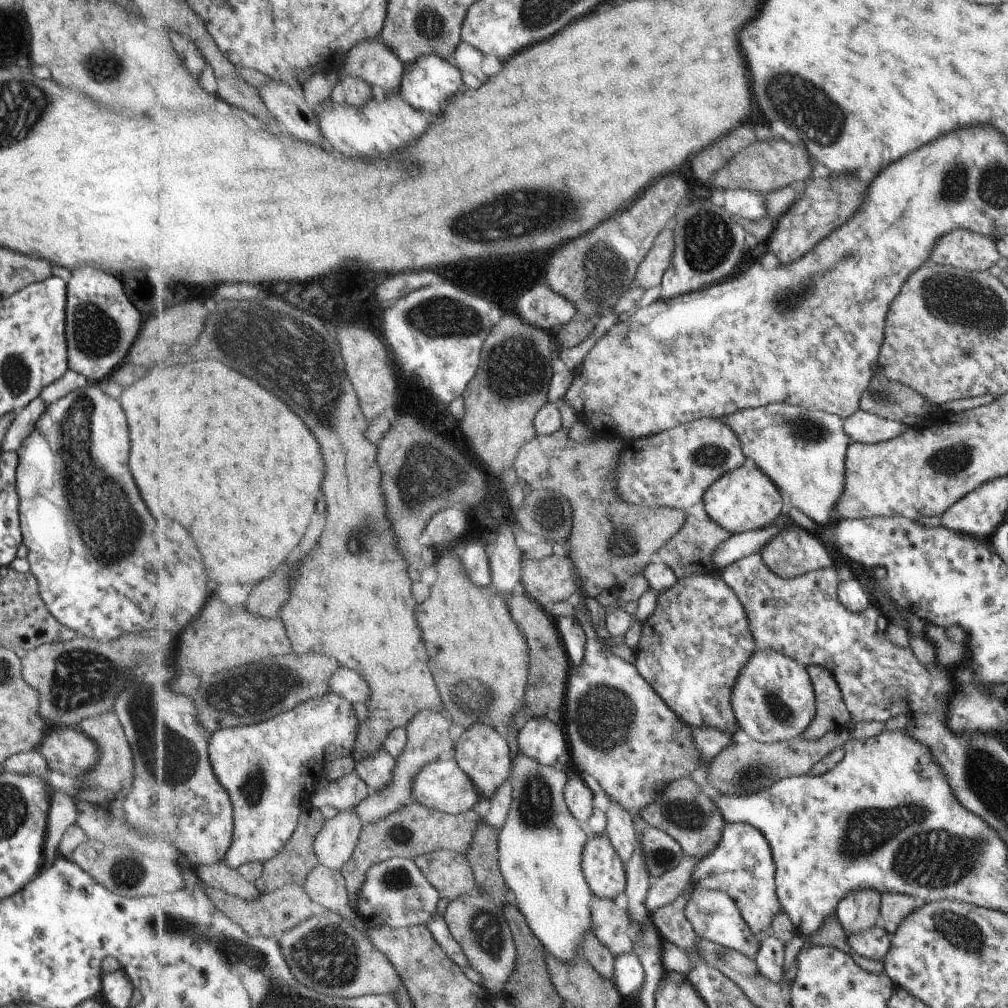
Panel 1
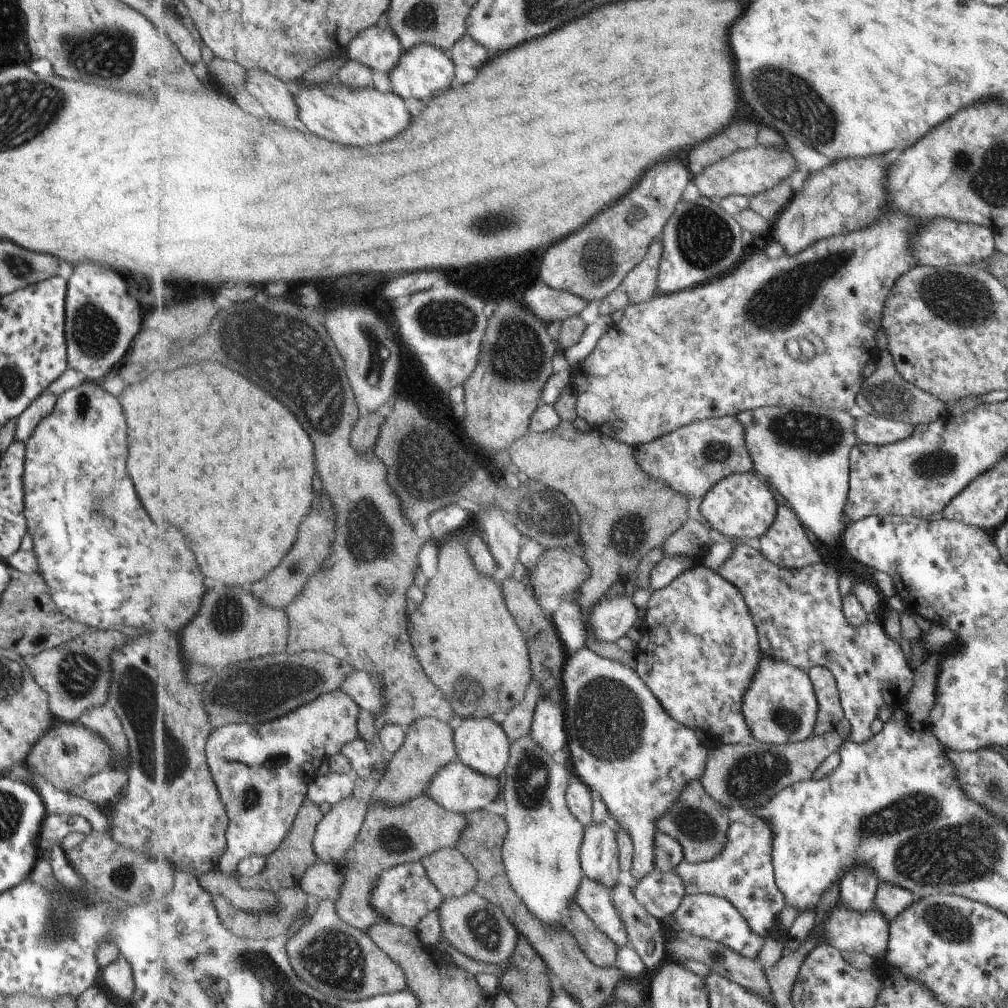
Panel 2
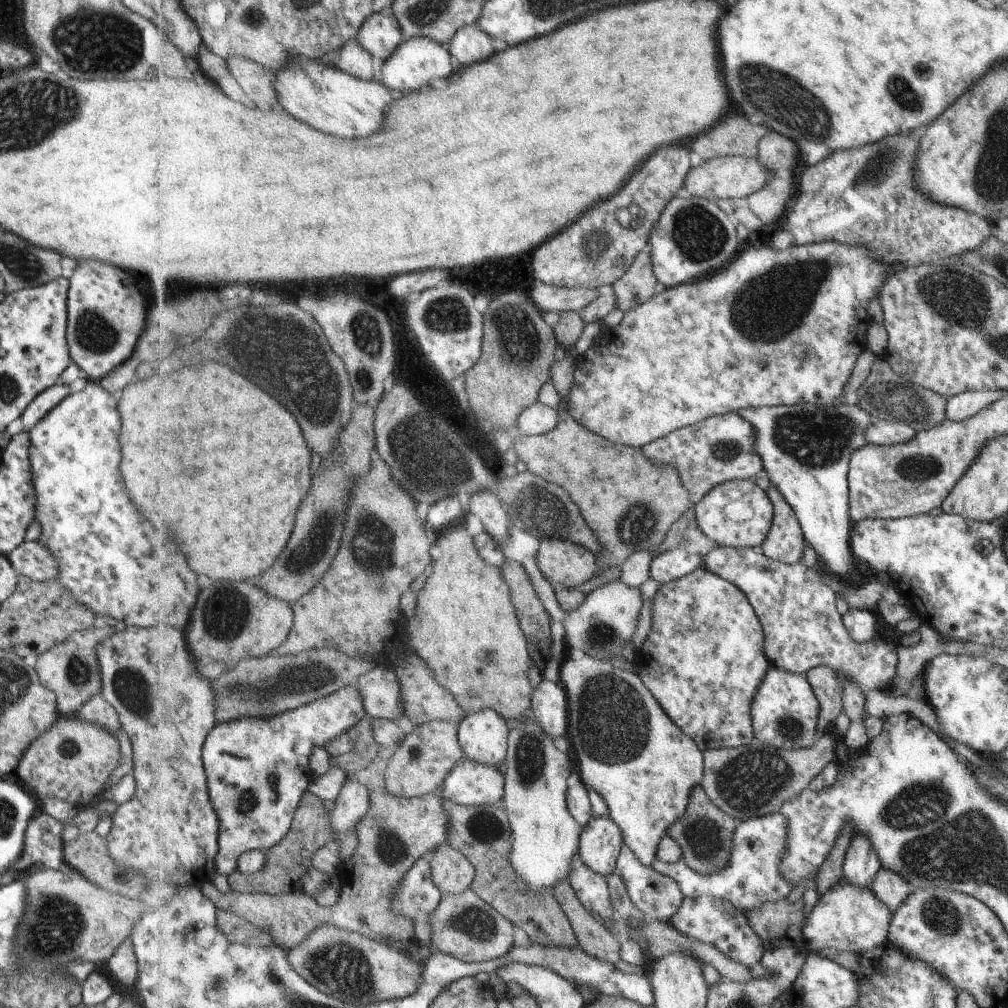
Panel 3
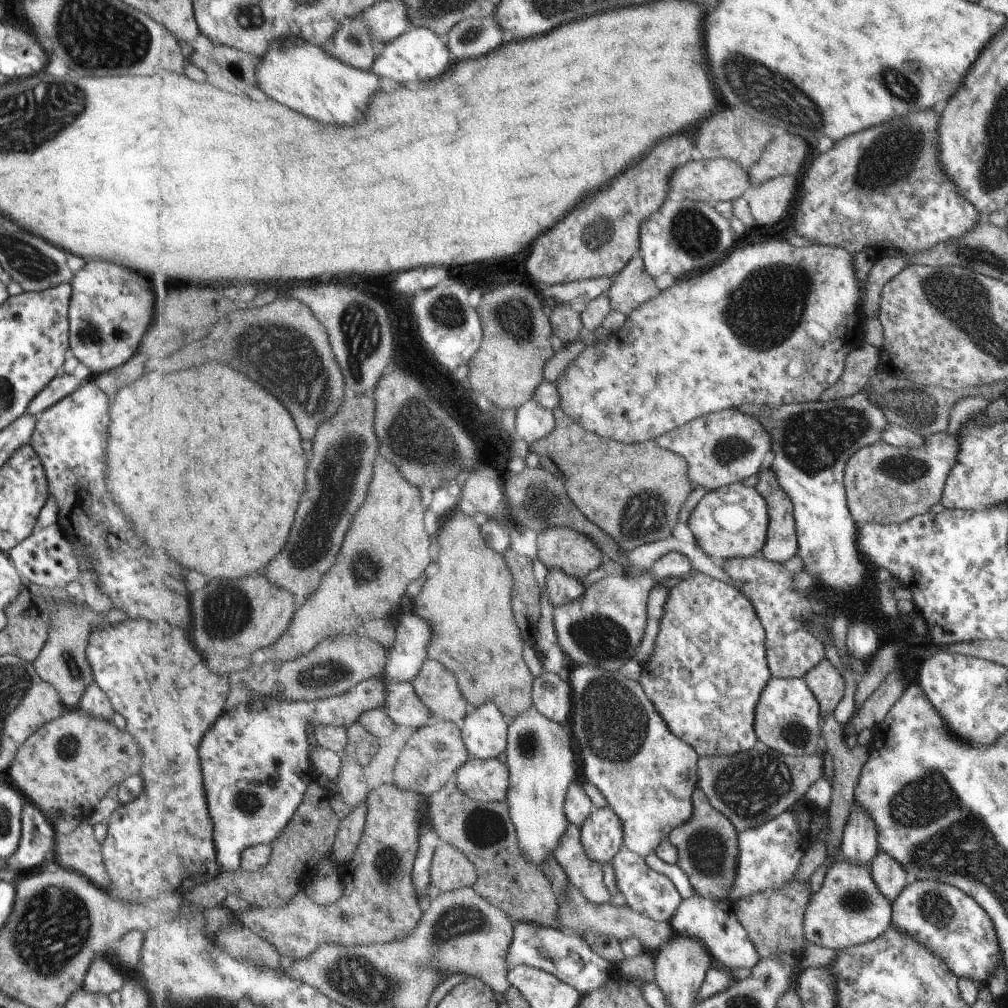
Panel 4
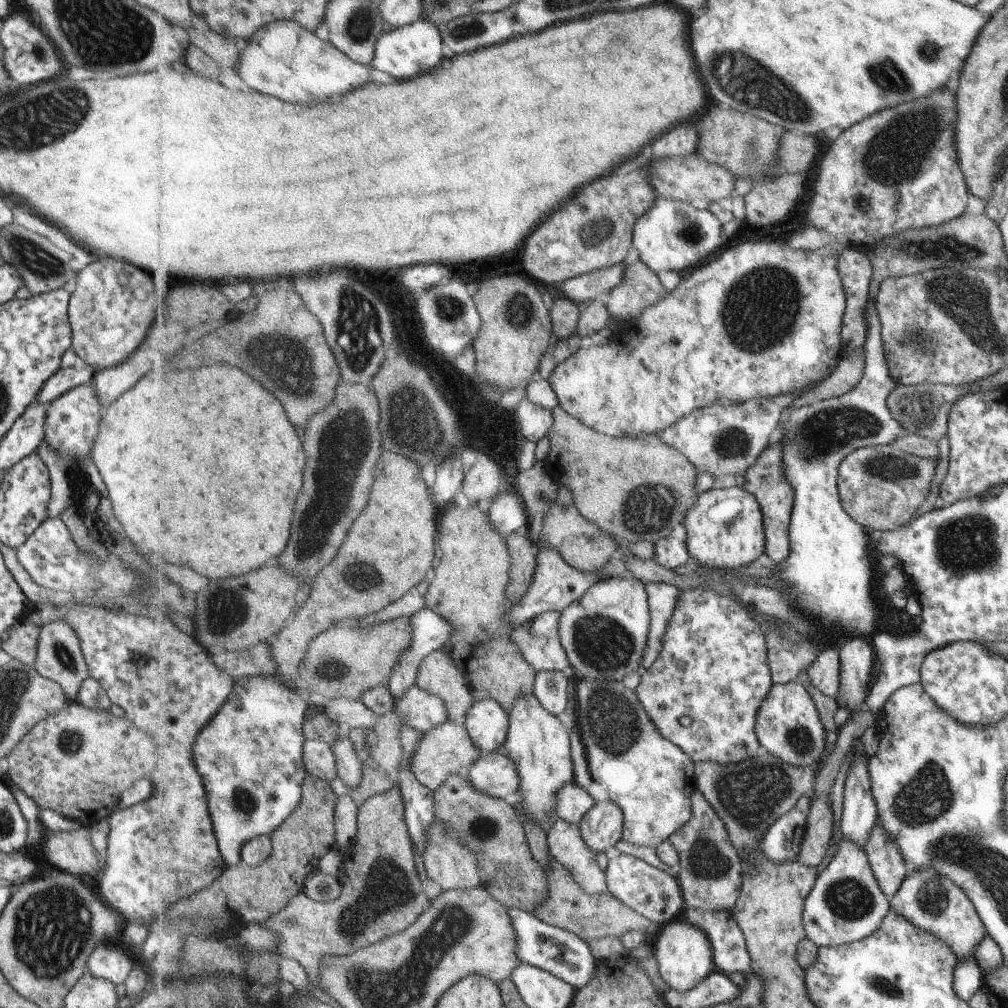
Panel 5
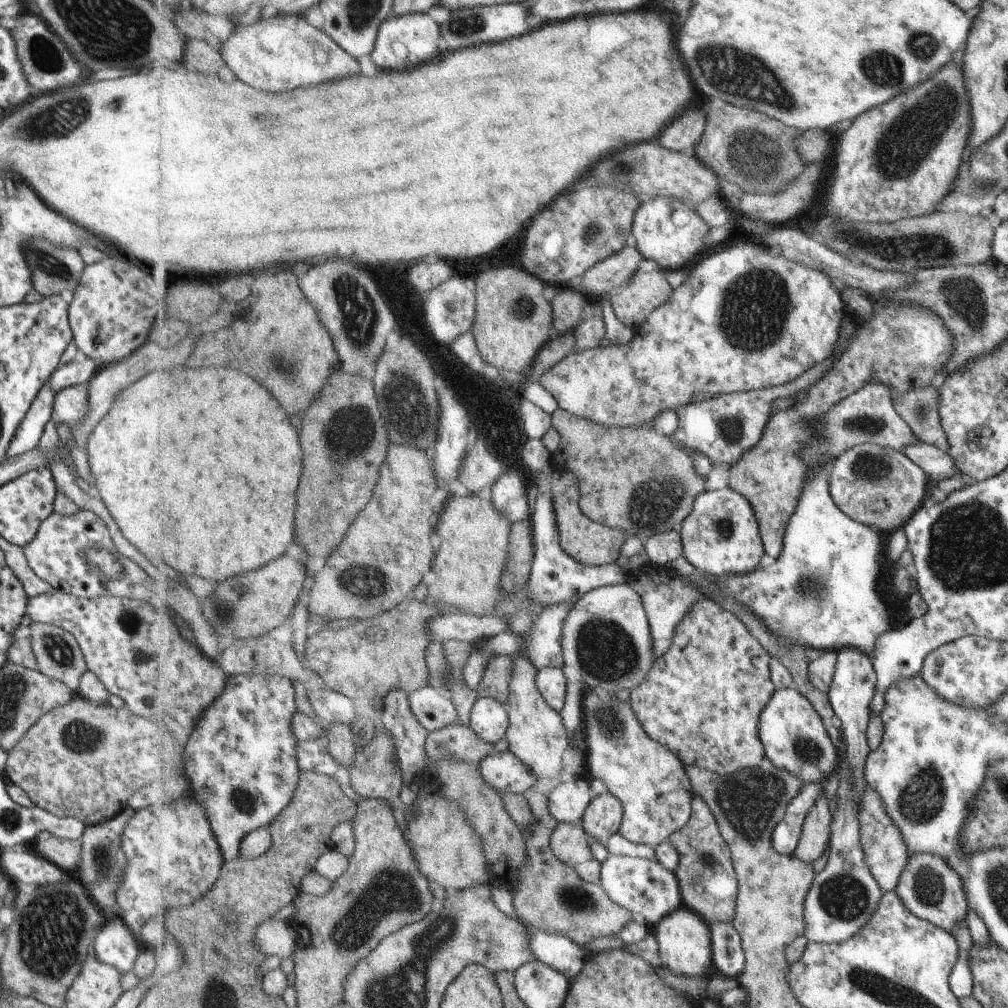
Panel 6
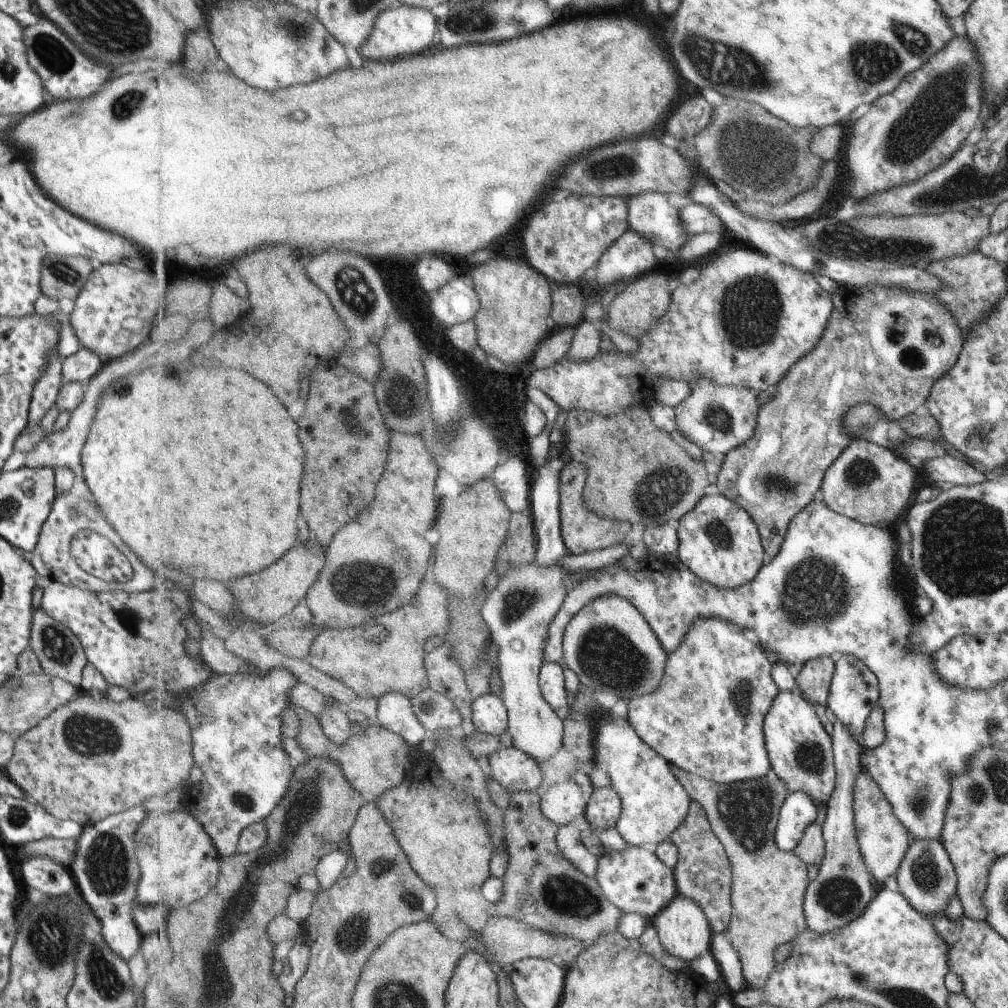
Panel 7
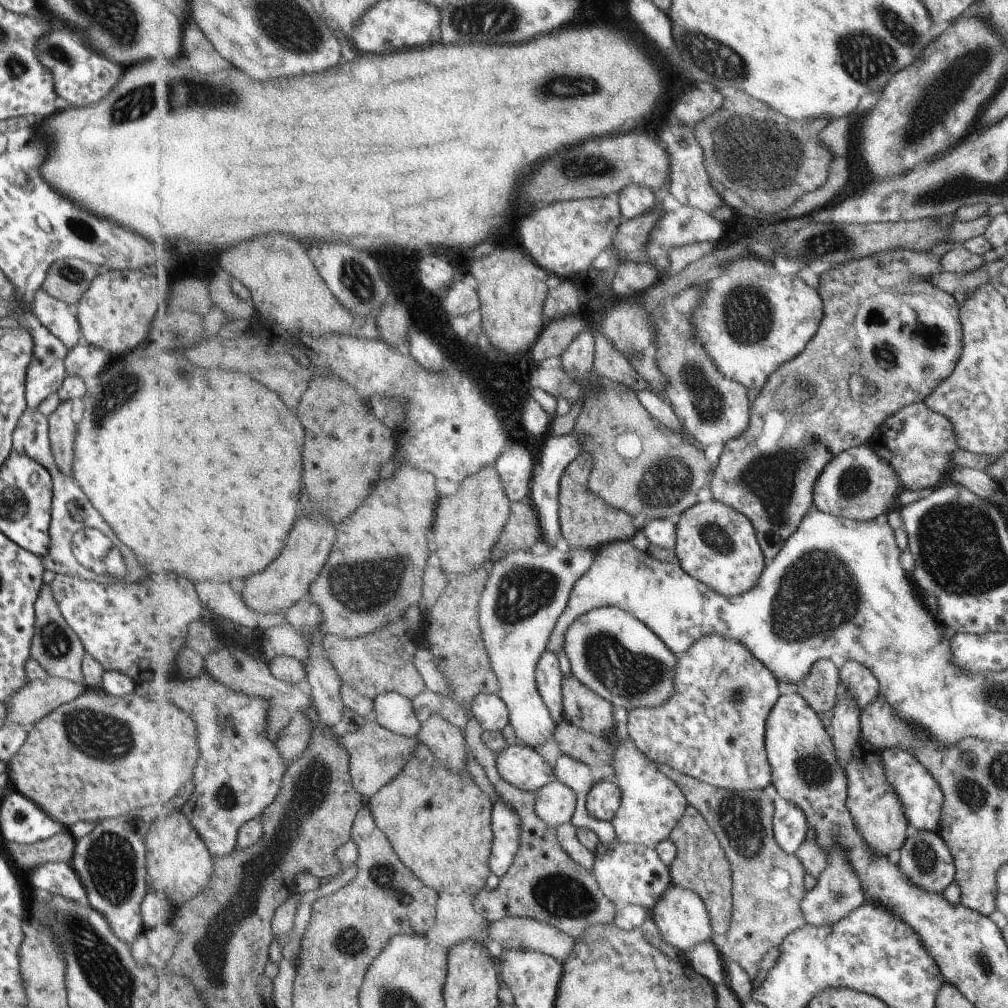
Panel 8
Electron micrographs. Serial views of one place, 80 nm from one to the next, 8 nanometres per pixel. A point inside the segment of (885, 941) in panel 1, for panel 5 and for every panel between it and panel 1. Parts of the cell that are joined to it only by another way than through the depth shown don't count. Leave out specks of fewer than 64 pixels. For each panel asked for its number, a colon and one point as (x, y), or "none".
2: (845, 929)
3: (847, 918)
4: (848, 909)
5: (846, 905)

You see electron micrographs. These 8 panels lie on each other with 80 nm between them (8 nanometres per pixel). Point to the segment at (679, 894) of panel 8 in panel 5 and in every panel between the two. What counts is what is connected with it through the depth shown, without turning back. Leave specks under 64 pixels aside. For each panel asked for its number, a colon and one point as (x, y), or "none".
5: (685, 956)
6: (685, 943)
7: (686, 932)

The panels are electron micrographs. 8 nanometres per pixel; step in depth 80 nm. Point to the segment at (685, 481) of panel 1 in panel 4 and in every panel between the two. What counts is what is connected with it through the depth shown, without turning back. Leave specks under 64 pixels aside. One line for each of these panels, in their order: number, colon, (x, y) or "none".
2: (693, 459)
3: (722, 448)
4: (724, 447)

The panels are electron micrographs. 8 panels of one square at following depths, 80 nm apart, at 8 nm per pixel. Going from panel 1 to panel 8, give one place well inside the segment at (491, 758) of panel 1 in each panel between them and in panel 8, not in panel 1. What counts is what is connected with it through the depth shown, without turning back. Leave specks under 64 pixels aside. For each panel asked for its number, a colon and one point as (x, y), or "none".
2: (482, 743)
3: (484, 736)
4: (485, 729)
5: (488, 722)
6: (490, 719)
7: (490, 716)
8: (493, 714)

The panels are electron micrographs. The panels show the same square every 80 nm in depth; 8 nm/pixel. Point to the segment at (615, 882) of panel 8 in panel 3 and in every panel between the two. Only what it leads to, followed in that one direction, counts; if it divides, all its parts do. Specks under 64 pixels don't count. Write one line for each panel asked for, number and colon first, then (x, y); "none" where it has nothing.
3: (659, 896)
4: (644, 889)
5: (654, 893)
6: (646, 887)
7: (637, 880)

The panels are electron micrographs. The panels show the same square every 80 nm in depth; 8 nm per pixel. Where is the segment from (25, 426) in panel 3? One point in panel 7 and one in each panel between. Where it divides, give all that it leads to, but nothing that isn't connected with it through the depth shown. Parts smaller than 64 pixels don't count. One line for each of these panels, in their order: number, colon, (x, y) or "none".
4: (61, 384)
5: (65, 379)
6: (79, 372)
7: (80, 366)

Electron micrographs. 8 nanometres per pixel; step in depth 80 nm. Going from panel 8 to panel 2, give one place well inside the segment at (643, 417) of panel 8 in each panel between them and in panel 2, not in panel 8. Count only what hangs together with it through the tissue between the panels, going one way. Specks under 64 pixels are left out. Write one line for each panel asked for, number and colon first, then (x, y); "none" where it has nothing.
2: (624, 512)
3: (630, 503)
4: (634, 492)
5: (636, 488)
6: (637, 479)
7: (637, 473)

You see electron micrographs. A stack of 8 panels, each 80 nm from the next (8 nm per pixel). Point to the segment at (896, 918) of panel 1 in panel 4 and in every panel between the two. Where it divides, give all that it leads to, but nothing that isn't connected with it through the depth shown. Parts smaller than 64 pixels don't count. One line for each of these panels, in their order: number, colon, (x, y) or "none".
2: (889, 899)
3: (887, 885)
4: (889, 876)

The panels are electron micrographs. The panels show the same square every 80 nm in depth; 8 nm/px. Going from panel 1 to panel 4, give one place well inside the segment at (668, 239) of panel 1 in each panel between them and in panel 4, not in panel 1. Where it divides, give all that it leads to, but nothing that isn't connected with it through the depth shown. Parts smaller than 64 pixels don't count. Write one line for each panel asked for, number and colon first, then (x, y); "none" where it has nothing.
2: (641, 284)
3: (639, 284)
4: (634, 286)

